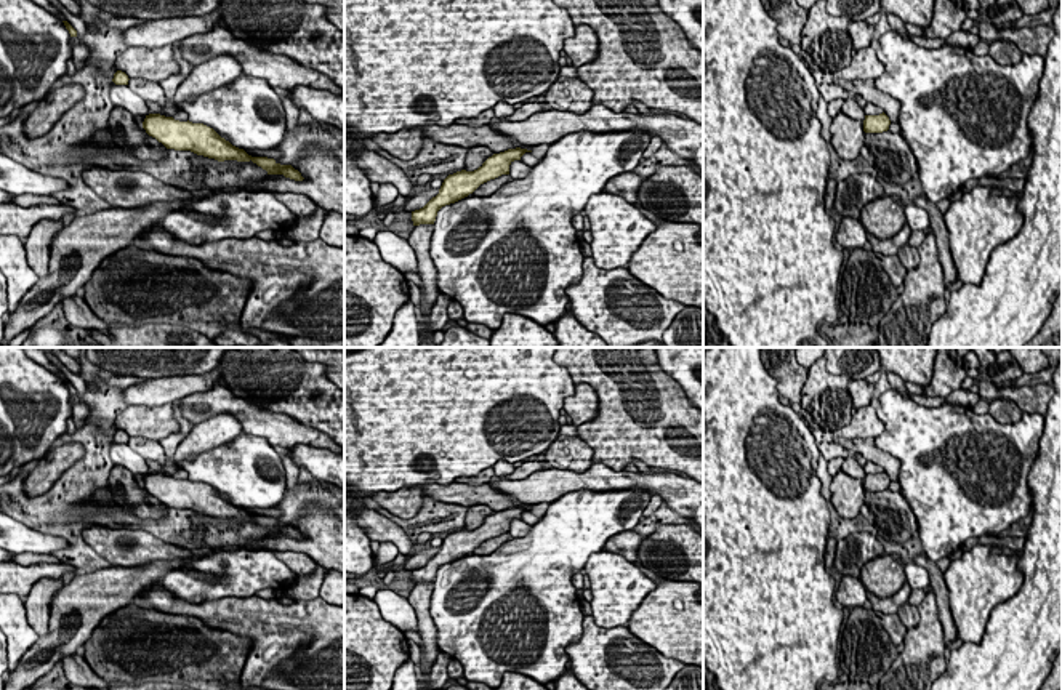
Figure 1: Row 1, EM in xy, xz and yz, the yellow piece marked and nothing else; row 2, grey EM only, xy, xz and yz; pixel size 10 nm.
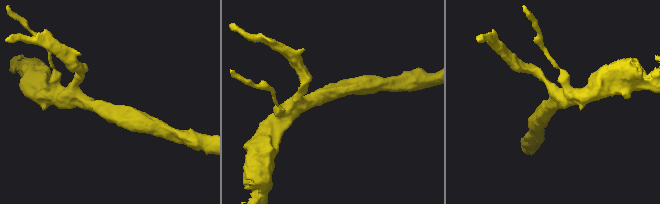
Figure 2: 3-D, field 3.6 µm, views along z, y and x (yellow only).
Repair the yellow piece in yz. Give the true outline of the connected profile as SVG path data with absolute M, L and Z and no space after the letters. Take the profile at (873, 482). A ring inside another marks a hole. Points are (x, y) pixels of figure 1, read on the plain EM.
M884 471L879 474L865 474L863 490L865 491L883 491L889 488L889 483L891 483L891 479Z

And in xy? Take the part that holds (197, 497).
M149 472L143 480L143 487L167 507L191 509L197 514L215 517L218 520L237 519L253 520L268 533L284 533L285 536L303 540L304 536L292 524L280 524L274 517L251 515L243 507L232 504L221 496L213 487L203 482L179 480L173 475Z

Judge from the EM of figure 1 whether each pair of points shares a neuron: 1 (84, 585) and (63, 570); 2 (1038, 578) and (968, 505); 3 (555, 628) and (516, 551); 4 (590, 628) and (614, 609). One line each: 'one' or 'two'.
1: two
2: two
3: one
4: two

